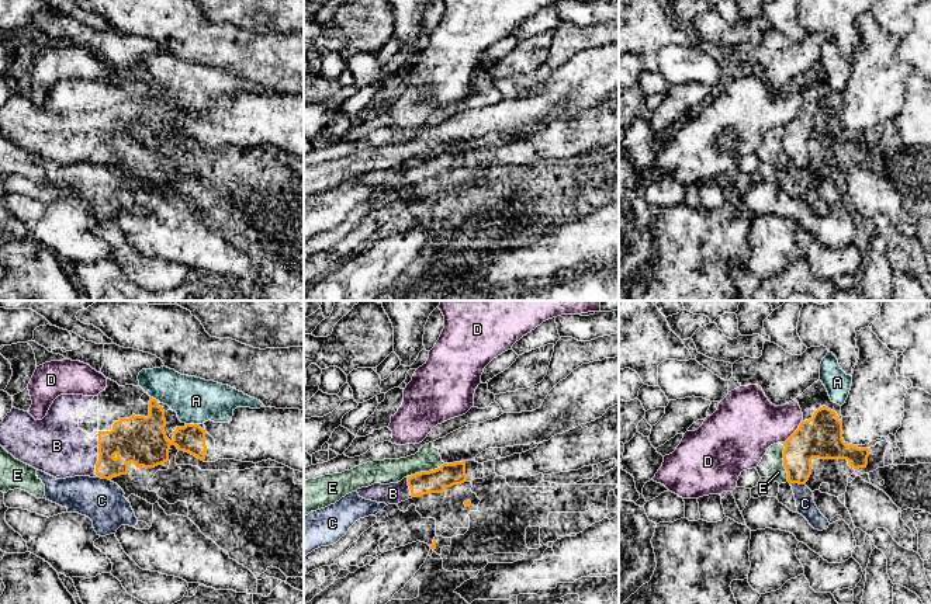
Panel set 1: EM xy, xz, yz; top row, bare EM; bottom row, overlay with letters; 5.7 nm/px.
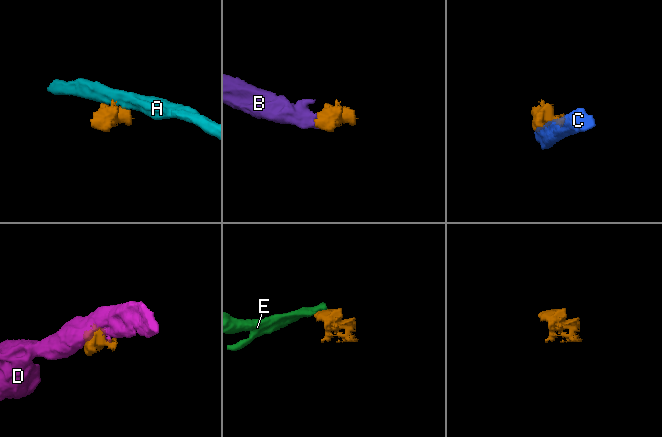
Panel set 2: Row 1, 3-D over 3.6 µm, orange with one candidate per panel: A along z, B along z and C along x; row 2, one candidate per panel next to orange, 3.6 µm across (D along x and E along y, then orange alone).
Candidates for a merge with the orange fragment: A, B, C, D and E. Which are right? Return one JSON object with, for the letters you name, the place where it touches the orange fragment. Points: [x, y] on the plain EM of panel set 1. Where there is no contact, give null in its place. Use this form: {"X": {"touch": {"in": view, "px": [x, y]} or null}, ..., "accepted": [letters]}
{"B": {"touch": {"in": "xy", "px": [99, 141]}}, "accepted": ["B"]}

